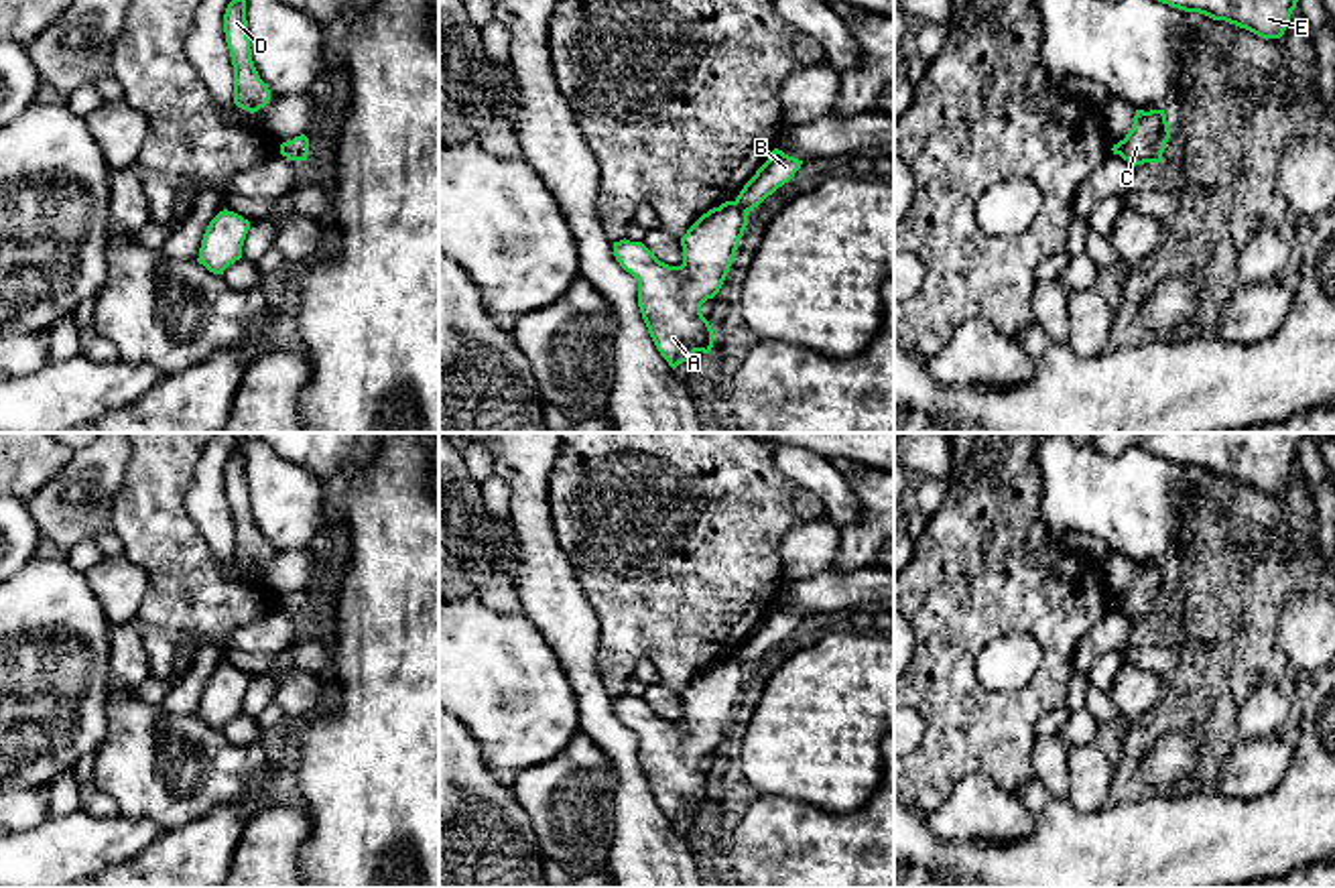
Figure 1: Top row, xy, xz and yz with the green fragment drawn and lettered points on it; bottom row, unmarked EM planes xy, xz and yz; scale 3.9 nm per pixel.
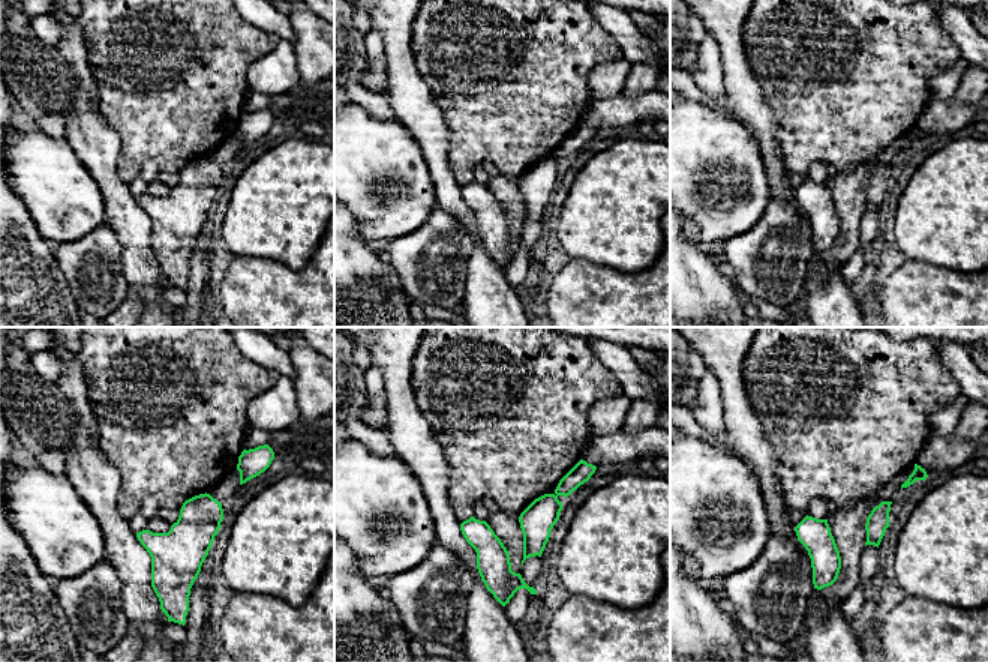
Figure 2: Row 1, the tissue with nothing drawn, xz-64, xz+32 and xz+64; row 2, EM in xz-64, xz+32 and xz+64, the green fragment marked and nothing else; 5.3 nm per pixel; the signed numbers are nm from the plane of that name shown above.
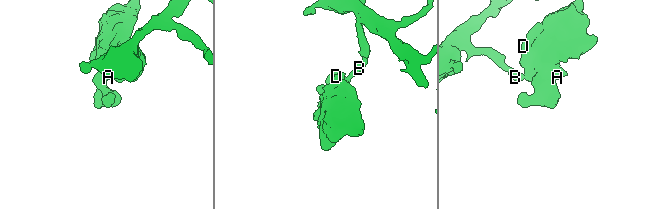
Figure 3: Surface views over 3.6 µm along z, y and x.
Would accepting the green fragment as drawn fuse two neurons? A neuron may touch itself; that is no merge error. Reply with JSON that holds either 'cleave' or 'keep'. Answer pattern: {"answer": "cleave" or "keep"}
{"answer": "cleave"}

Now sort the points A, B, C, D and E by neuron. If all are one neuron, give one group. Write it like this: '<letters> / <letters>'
A C D E / B

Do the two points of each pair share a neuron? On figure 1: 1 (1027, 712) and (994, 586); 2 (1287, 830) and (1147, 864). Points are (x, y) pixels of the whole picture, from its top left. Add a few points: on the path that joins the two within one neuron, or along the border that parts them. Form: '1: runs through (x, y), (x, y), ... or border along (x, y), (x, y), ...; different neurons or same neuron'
1: runs through (1051, 679), (1051, 641), (1027, 616); same neuron
2: runs through (1252, 840), (1203, 844), (1181, 858); same neuron

